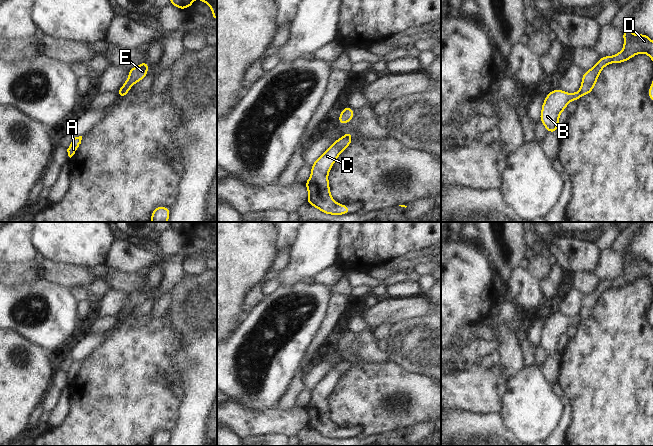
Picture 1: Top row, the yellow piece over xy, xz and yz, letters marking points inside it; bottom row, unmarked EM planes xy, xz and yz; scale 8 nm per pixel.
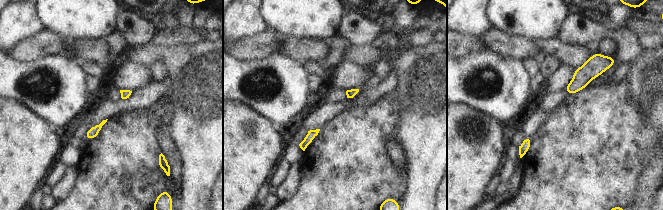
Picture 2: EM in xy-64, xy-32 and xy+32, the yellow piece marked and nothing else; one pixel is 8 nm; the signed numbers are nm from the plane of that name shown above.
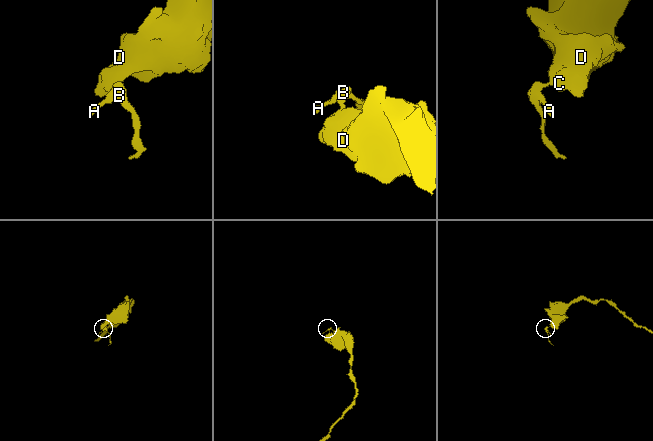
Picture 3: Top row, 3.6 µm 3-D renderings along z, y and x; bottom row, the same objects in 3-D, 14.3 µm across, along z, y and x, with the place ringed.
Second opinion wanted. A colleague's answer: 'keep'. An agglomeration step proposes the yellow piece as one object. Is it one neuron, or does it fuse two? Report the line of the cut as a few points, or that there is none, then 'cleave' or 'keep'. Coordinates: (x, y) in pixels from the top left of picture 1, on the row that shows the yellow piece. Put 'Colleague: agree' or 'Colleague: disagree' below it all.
yz (579, 91), (582, 94) | cleave
Colleague: disagree

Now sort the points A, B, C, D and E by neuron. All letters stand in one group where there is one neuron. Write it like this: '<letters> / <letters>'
A B / C D E

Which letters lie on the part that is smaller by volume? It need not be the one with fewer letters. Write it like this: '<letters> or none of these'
A, B

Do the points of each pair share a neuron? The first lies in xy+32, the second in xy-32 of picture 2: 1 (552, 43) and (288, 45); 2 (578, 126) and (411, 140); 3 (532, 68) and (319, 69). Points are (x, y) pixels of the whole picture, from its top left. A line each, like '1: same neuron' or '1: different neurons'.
1: different neurons
2: different neurons
3: same neuron

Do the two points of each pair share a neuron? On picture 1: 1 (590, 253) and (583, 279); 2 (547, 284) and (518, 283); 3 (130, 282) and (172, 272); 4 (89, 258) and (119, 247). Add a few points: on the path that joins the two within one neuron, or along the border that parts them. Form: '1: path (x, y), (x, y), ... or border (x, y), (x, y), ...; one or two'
1: border (574, 272), (591, 273); two
2: border (539, 281), (541, 292), (546, 298); two
3: border (113, 270), (136, 273); two
4: border (114, 241), (107, 253), (104, 264); two

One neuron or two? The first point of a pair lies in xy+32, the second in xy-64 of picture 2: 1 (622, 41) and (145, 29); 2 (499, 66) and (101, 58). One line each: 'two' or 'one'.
1: one
2: two

